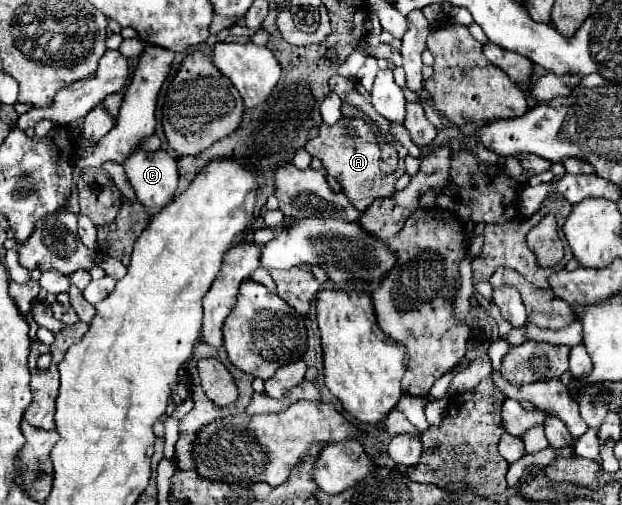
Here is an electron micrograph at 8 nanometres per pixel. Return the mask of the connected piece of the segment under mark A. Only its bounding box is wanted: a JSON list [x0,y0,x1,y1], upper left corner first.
[305,118,399,210]

